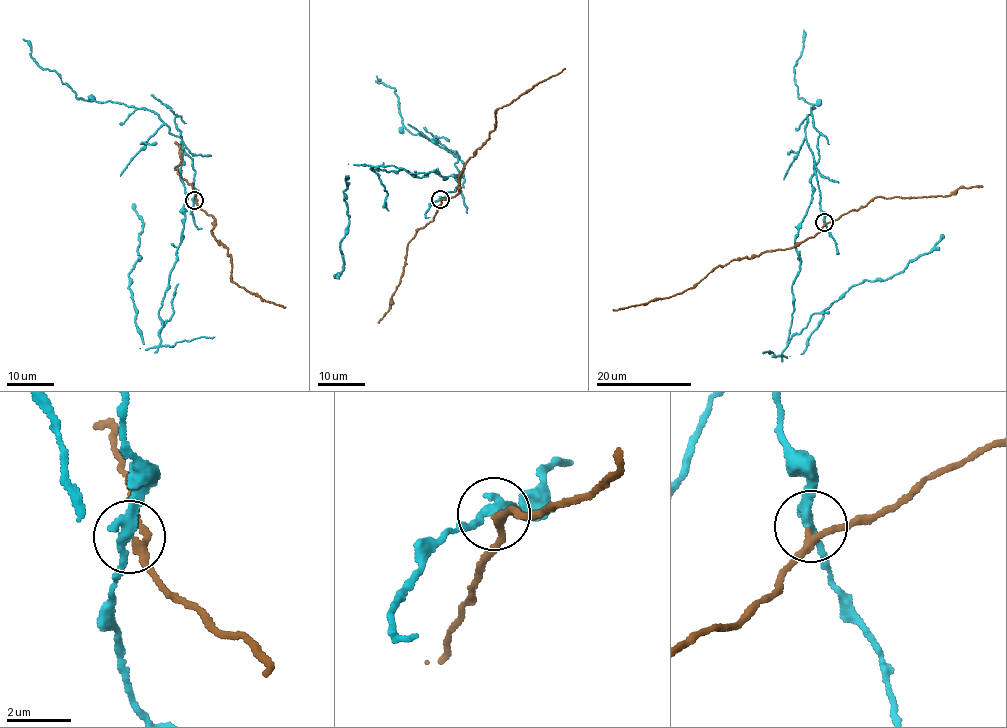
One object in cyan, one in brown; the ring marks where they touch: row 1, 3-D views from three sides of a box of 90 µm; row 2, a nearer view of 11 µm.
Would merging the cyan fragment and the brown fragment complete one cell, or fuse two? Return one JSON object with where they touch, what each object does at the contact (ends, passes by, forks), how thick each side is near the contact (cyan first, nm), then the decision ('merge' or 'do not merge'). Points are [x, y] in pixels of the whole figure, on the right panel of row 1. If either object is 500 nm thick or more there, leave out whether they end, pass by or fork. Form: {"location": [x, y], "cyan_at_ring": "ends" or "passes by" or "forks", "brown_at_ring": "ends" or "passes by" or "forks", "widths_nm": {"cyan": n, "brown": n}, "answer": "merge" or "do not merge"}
{"location": [824, 222], "cyan_at_ring": "passes by", "brown_at_ring": "passes by", "widths_nm": {"cyan": 300, "brown": 200}, "answer": "do not merge"}

